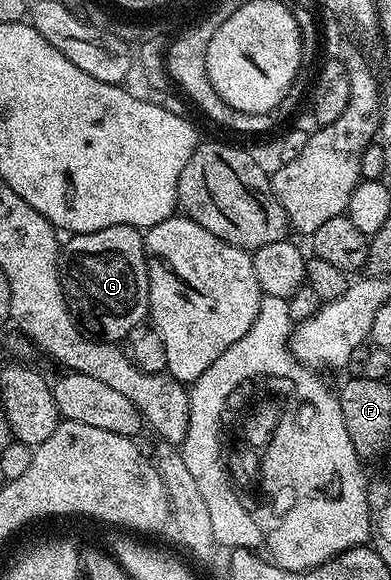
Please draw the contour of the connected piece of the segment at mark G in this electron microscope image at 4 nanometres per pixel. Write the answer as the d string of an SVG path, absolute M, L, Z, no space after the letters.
M112 225L83 235L71 234L67 239L60 251L62 288L78 326L85 334L107 343L125 340L126 334L147 318L150 309L143 232L128 225Z

